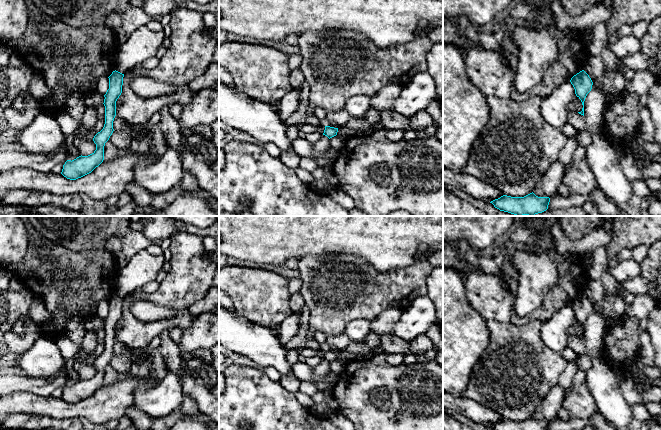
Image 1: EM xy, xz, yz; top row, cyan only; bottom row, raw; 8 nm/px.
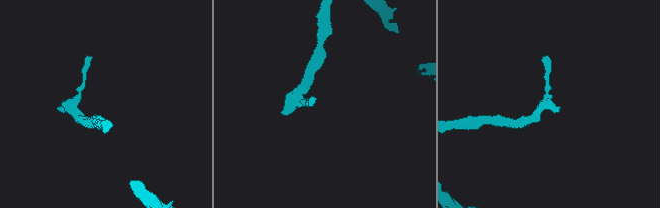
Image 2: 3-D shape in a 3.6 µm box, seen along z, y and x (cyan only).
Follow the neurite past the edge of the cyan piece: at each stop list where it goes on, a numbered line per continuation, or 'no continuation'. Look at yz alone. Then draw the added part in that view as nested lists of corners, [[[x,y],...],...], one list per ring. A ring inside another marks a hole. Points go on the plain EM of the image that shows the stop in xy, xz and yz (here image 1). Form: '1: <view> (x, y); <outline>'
no continuation

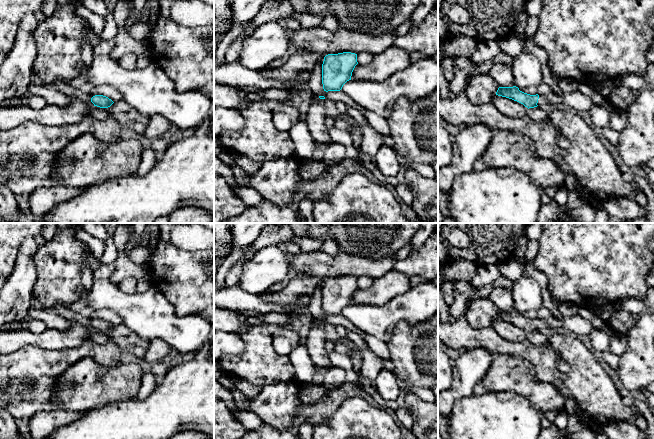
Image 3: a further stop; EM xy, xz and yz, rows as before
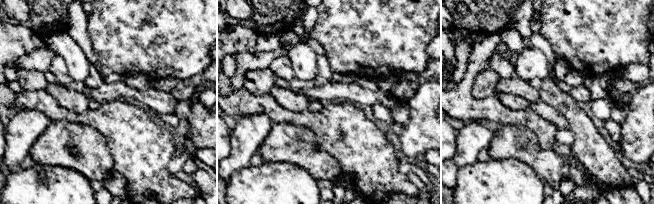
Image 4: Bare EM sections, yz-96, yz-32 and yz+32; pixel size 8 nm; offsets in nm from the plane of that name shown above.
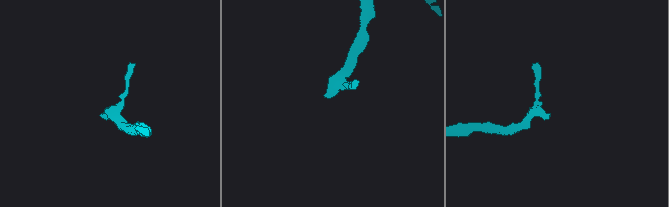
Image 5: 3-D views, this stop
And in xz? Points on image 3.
1: xz (315, 341); [[[318,320],[312,327],[306,338],[306,346],[309,356],[317,368],[328,370],[333,367],[329,360],[328,352],[325,349],[325,333],[322,323]]]

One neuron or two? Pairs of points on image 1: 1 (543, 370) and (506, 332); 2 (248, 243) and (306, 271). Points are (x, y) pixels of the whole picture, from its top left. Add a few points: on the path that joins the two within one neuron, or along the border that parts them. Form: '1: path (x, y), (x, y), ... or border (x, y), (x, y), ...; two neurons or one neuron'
1: path (534, 361), (514, 341); one neuron
2: border (321, 255), (307, 255), (298, 258); two neurons

